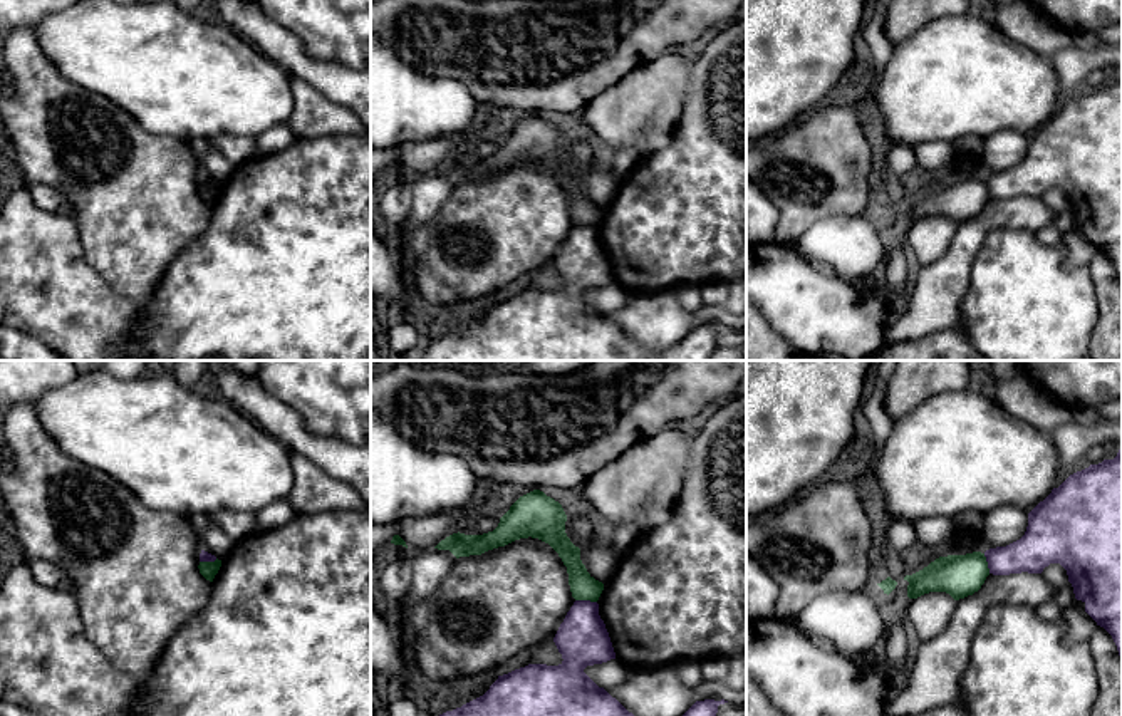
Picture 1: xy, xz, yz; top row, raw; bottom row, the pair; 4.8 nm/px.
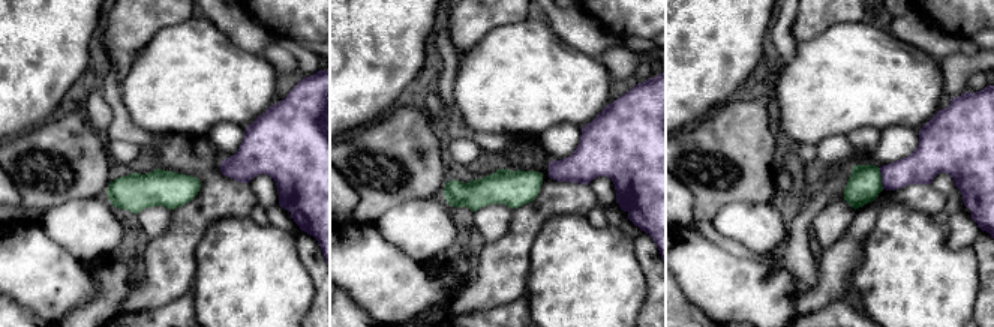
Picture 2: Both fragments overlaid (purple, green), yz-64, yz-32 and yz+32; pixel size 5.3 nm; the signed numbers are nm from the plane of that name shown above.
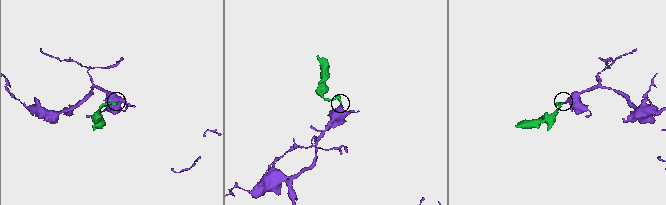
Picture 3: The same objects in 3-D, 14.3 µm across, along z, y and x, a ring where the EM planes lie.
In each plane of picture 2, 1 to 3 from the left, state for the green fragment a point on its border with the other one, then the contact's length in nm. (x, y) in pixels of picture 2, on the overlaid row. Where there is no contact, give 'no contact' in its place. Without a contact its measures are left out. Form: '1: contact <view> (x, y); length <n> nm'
1: no contact
2: no contact
3: contact yz+32 (882, 179); length 110 nm

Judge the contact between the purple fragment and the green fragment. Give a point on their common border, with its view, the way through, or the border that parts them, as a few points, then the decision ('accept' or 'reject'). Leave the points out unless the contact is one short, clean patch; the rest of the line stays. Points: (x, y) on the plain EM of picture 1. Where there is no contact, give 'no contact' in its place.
meets purple in xz at (586, 225); border along xz (576, 223), (596, 227); reject

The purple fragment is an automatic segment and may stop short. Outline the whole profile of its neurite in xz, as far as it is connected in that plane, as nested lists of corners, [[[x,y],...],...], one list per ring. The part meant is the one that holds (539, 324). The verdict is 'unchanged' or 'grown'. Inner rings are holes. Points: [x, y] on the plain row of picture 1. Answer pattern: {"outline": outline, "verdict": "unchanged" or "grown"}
{"outline": [[[575,225],[553,267],[564,283],[558,290],[528,288],[498,300],[483,320],[431,342],[423,361],[709,361],[718,330],[728,327],[696,325],[681,342],[659,352],[637,344],[584,297],[587,290],[616,283],[597,226]]], "verdict": "unchanged"}

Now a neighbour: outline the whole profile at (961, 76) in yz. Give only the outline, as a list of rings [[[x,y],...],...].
[[[976,13],[936,18],[892,49],[874,96],[889,146],[954,141],[1011,129],[1031,136],[1055,112],[1060,82],[1050,59],[1008,39]]]

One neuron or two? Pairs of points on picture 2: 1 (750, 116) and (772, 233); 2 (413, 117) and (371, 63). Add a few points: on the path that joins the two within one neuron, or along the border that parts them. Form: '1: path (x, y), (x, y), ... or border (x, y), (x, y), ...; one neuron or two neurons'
1: border (771, 200), (765, 203), (730, 203); two neurons
2: border (407, 96), (372, 122); two neurons

